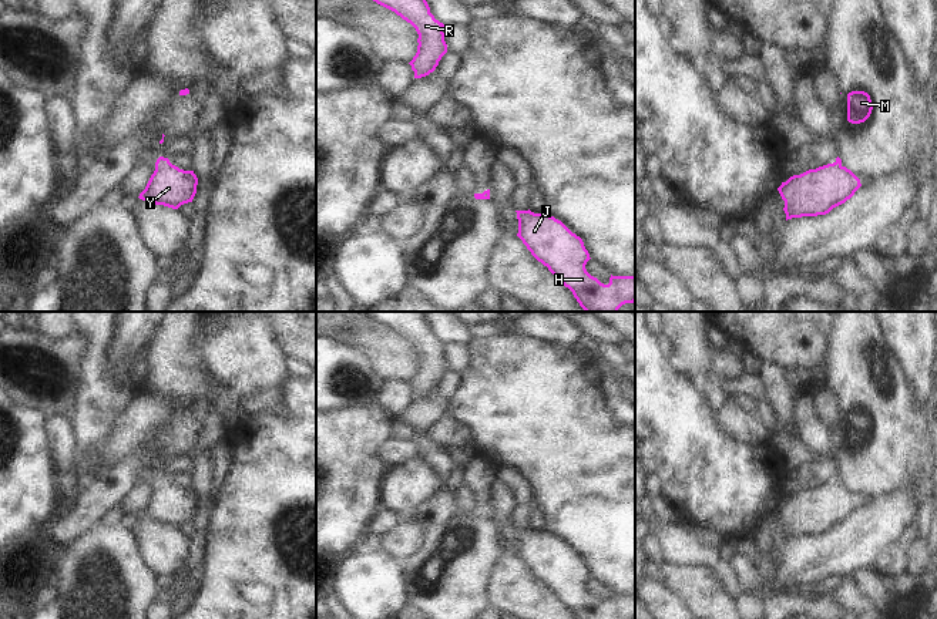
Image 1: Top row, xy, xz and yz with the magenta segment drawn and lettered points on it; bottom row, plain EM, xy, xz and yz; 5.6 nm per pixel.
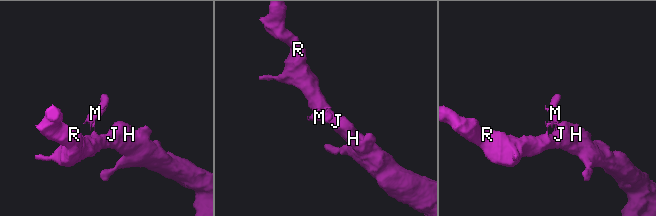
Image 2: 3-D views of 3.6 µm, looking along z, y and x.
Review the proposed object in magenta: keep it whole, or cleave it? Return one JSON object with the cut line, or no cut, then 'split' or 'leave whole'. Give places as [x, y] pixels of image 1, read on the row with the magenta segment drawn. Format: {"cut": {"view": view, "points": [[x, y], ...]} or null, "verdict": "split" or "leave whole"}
{"cut": {"view": "xy", "points": [[170, 162], [155, 168]]}, "verdict": "split"}

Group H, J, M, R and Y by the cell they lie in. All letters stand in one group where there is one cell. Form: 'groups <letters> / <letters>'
groups H J R Y / M

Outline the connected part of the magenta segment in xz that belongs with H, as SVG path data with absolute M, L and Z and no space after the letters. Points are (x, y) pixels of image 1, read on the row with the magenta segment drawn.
M515 211L518 219L517 236L523 240L531 255L568 287L580 306L585 312L618 312L625 303L635 302L635 276L612 276L609 283L604 285L591 276L585 265L591 259L584 242L572 233L561 221L544 212L534 213L528 211Z

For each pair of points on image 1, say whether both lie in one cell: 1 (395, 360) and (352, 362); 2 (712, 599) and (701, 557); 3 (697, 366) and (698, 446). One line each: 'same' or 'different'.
1: different
2: different
3: different

